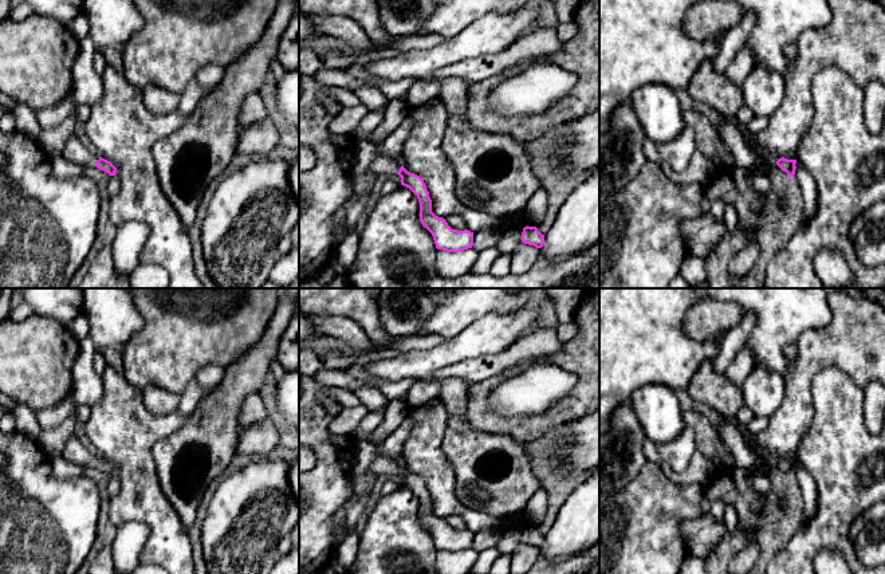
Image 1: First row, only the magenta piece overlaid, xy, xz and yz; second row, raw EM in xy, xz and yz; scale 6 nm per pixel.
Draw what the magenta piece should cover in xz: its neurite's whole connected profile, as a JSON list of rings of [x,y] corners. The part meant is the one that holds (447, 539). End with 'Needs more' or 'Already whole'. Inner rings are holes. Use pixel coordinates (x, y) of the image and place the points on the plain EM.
[[[375,457],[370,465],[370,472],[378,477],[385,475],[398,475],[401,485],[409,488],[420,503],[420,522],[432,534],[436,549],[447,553],[460,553],[473,546],[473,532],[452,530],[445,519],[432,512],[432,500],[424,480],[408,472],[396,460],[389,457]]]. Needs more

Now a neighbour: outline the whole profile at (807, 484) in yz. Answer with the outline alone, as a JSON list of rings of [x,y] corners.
[[[798,461],[795,467],[796,469],[794,479],[799,483],[803,495],[805,503],[803,523],[806,523],[815,515],[818,503],[818,490],[815,487],[815,480],[813,479],[810,472]]]

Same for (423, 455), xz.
[[[438,397],[417,406],[409,406],[412,429],[404,441],[402,467],[420,476],[432,500],[432,512],[438,518],[461,516],[467,530],[477,532],[484,528],[503,532],[512,526],[527,527],[526,512],[502,519],[464,506],[455,494],[455,469],[445,456],[441,443],[447,432],[448,413]]]

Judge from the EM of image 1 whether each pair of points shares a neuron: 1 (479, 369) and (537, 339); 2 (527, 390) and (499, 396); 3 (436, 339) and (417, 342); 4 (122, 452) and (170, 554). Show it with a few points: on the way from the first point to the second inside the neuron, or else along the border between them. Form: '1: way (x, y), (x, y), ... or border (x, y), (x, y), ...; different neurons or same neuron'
1: way (494, 366), (522, 349); same neuron
2: way (520, 396), (506, 396); same neuron
3: way (432, 341), (421, 342); same neuron
4: way (138, 478), (144, 500), (162, 519), (166, 529); same neuron

